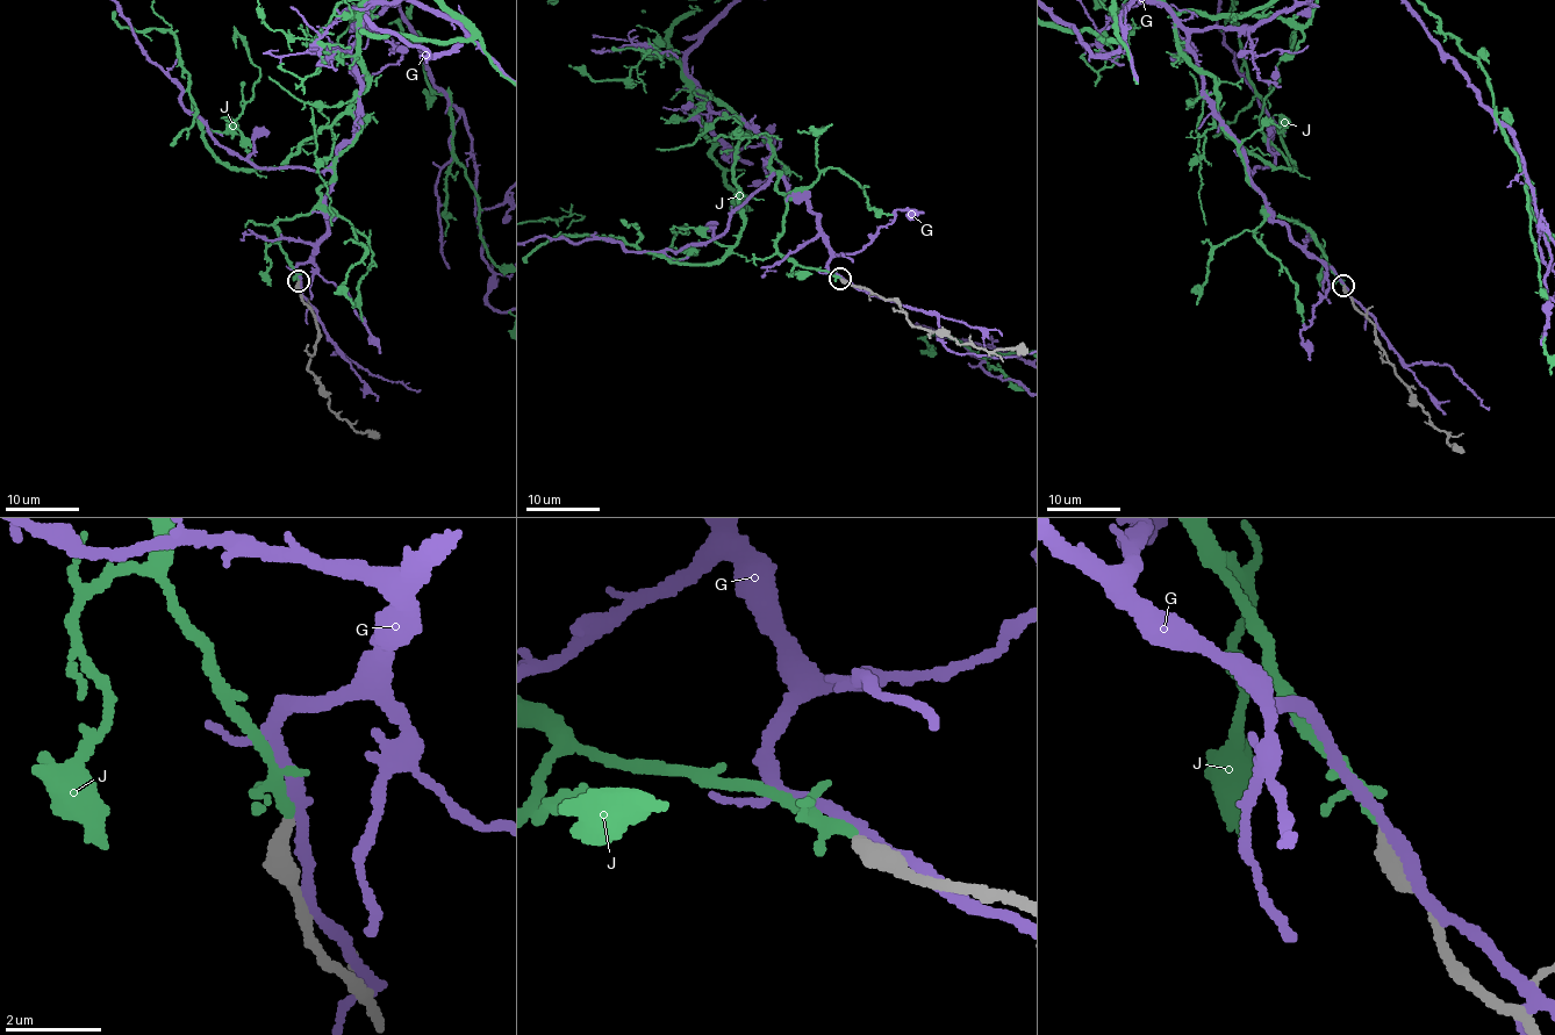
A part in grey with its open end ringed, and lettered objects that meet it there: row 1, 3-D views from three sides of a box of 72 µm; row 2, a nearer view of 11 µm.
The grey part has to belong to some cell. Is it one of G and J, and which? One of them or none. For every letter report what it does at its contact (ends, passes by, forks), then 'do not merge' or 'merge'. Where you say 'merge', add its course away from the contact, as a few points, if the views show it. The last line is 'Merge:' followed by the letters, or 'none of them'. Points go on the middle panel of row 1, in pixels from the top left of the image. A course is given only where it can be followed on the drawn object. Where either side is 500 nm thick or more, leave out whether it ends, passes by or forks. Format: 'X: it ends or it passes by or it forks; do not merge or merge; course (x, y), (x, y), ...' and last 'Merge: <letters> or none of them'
G: it passes by; do not merge
J: it passes by; merge
Merge: J

